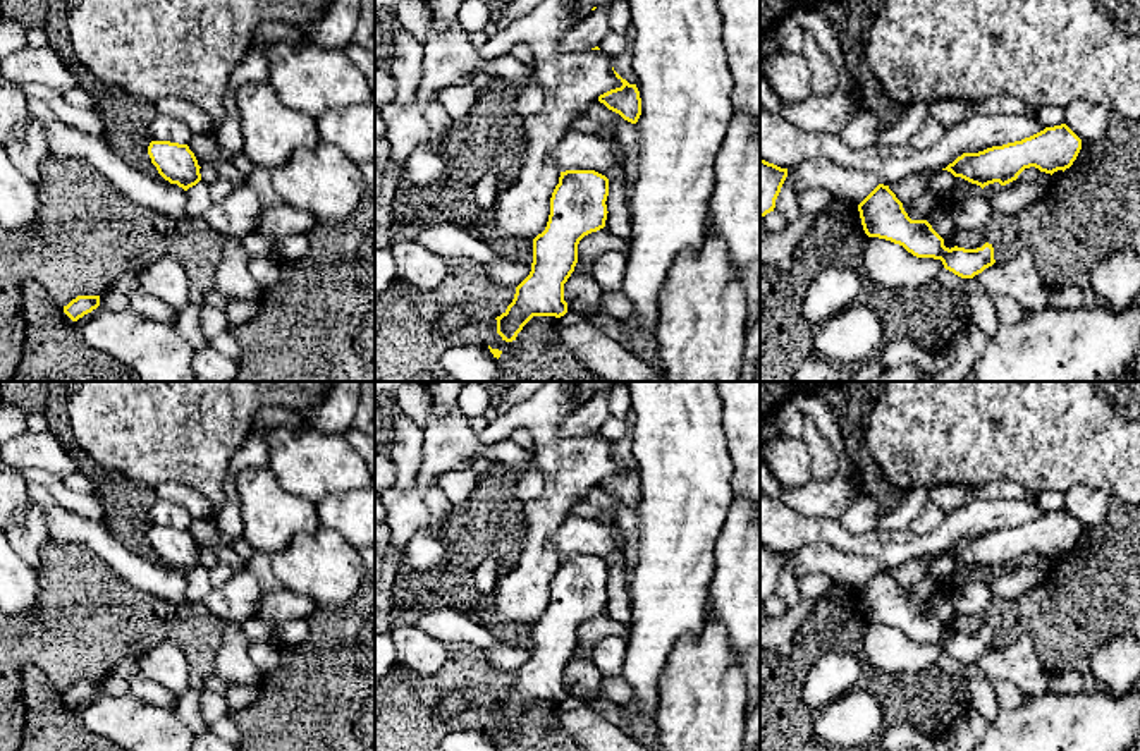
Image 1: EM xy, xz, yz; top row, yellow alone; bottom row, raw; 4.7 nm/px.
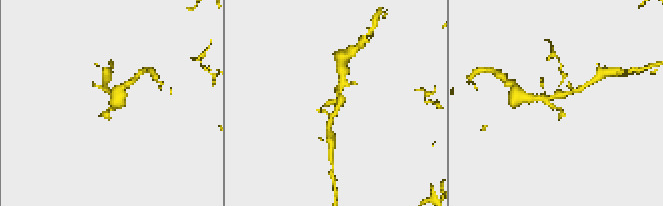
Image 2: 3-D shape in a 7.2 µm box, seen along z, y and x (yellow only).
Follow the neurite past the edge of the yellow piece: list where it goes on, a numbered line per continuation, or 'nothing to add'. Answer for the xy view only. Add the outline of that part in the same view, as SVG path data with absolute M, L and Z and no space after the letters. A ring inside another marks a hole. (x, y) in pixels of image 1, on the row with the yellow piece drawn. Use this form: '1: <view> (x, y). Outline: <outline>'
nothing to add

